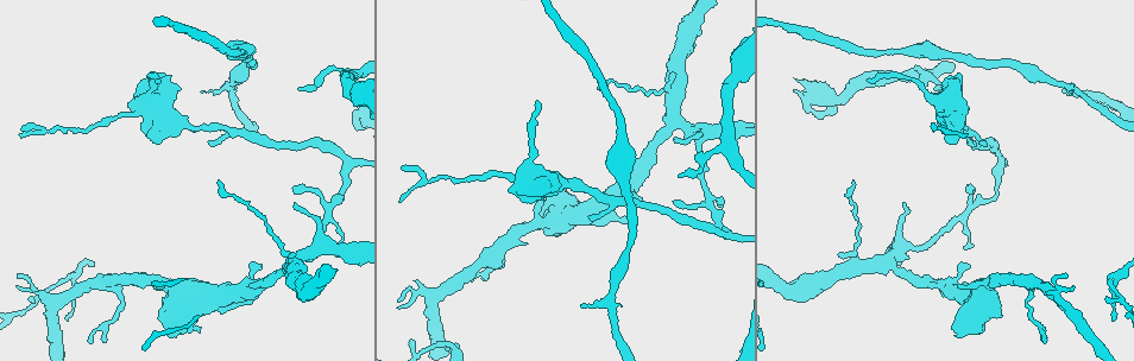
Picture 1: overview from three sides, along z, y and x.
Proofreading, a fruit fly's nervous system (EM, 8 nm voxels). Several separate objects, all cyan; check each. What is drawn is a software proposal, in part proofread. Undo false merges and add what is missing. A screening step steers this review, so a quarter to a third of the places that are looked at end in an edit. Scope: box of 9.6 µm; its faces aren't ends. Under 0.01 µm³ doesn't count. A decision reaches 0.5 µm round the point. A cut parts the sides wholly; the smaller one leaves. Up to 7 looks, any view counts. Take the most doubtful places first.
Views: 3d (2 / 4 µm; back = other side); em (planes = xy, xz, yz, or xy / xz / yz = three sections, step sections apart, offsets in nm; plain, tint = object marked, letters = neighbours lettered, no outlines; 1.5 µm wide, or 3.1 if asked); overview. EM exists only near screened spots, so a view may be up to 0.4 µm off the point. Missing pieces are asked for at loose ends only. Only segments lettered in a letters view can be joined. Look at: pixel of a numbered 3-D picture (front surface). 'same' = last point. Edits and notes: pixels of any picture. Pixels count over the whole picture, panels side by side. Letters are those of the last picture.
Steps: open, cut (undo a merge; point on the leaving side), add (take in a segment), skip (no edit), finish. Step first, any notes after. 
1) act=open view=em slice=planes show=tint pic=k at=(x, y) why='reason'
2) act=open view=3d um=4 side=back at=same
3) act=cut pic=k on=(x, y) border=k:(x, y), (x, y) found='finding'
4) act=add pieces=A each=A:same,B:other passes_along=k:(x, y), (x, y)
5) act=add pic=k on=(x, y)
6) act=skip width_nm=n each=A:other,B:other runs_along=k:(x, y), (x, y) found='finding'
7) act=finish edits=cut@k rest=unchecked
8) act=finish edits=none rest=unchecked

act=open view=em slice=planes show=letters pic=1 at=(839, 100) why='two arms in line, one across'

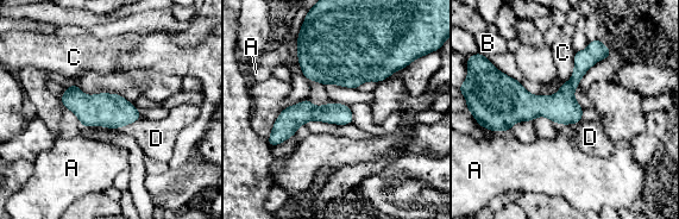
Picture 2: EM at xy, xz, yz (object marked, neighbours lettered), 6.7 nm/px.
act=skip each=A:other,B:other,C:other,D:other runs_along=2:(350, 118), (301, 113), (277, 125) found='continuous, no second cell'

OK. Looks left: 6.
act=open view=em slice=planes show=plain pic=1 at=(959, 287) why='thin end'

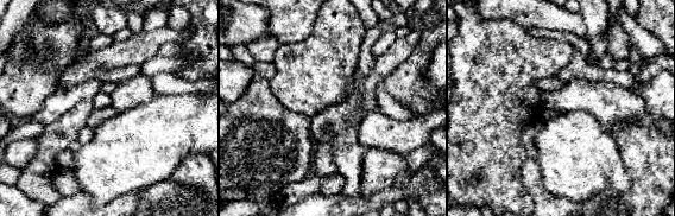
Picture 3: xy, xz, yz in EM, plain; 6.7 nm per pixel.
act=open view=em slice=planes show=letters at=same why='what lies round it'

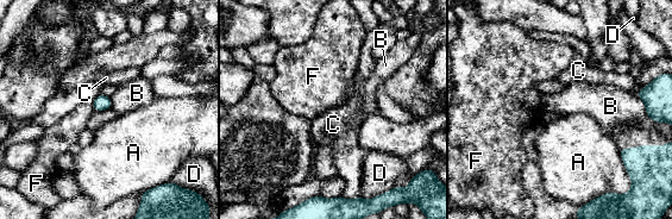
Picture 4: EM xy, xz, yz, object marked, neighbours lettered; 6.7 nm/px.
act=skip each=A:other,B:other,C:other,D:other,F:other border=4:(92, 104), (95, 110) found='none of them fits'

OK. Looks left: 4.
act=open view=3d um=2 pic=1 at=(262, 266) why='an open end'

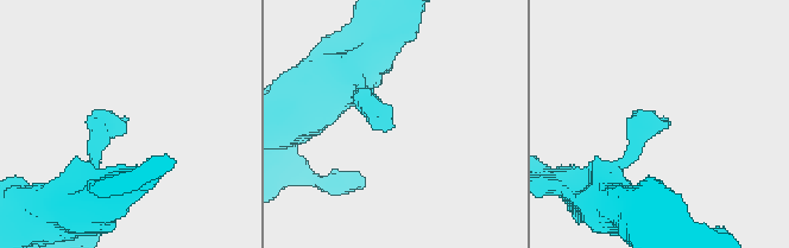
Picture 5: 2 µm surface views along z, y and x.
act=open view=em slice=planes show=plain pic=5 at=(125, 115) why='now the EM'

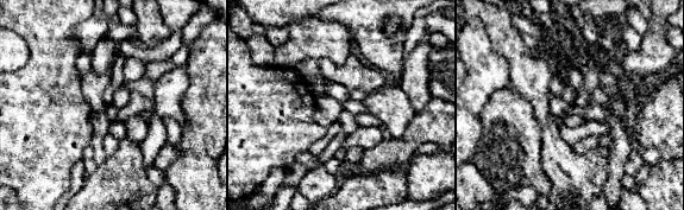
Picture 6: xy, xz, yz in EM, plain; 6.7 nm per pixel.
act=open view=em slice=planes show=letters at=same why='see the neighbours'

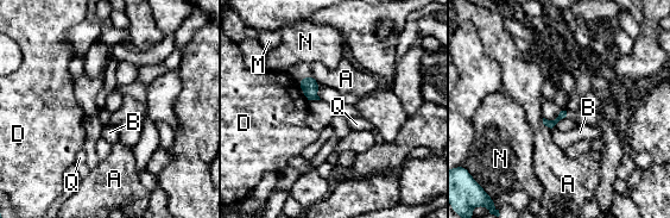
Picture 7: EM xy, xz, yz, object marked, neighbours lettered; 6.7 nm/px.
act=skip longest_contact=D:160nm each=A:other,B:other,D:other,M:other,N:other,Q:other border=7:(566, 116), (555, 128) found='no lettered segment goes on from it'

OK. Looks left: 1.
act=finish edits=none rest=unchecked

